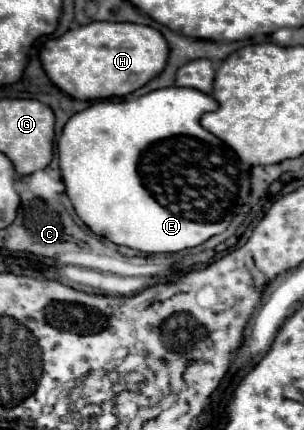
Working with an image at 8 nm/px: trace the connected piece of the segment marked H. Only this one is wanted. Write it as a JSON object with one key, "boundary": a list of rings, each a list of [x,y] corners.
{"boundary":[[[89,23],[69,29],[57,39],[47,39],[39,51],[47,77],[69,97],[97,101],[125,97],[157,77],[167,63],[167,41],[147,25],[133,23]]]}

